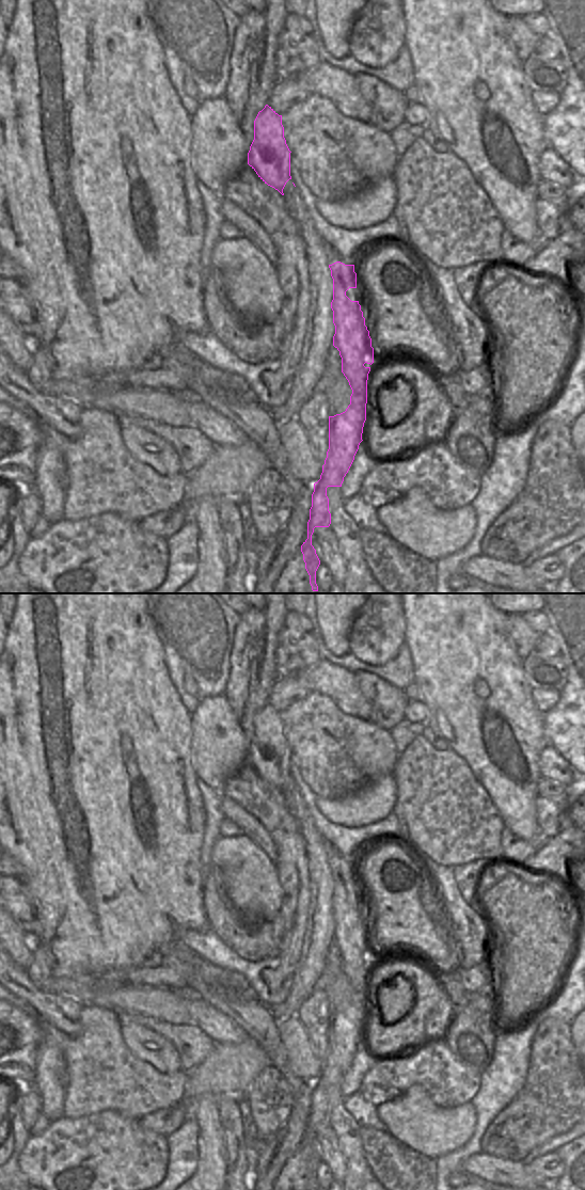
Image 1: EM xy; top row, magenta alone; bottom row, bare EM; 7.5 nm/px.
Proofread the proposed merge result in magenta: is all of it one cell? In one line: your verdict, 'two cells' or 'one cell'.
two cells

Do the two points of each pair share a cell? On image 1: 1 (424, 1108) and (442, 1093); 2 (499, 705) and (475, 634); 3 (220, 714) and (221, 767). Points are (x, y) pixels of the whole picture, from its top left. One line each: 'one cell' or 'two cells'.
1: two cells
2: one cell
3: one cell

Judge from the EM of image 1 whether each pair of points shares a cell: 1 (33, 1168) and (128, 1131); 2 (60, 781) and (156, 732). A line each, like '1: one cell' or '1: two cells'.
1: one cell
2: one cell

